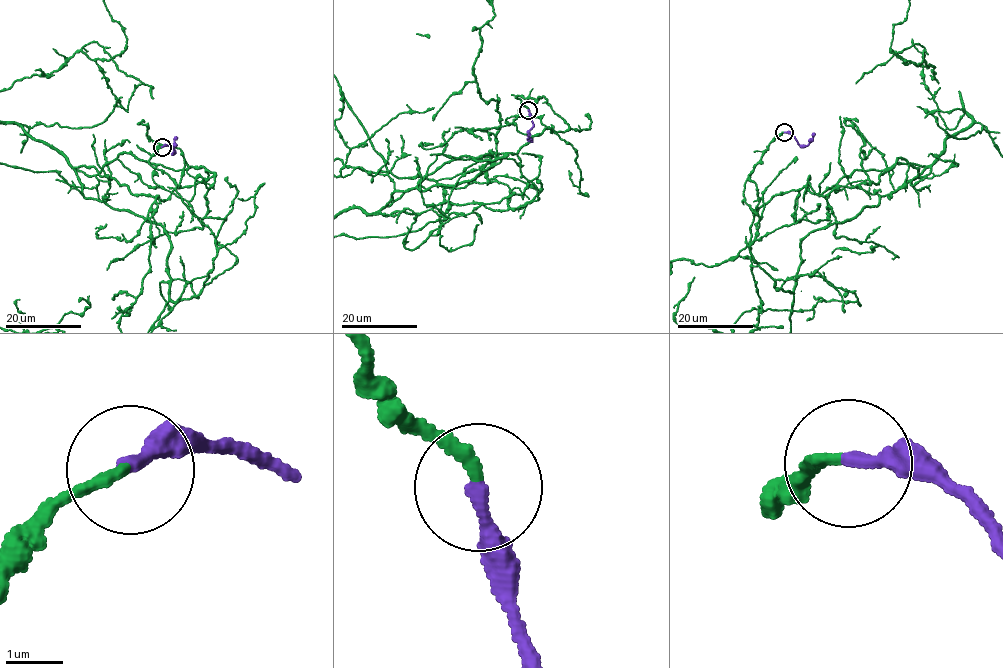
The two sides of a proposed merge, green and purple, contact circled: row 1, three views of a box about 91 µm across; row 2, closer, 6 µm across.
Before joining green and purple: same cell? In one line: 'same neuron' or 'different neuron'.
same neuron

